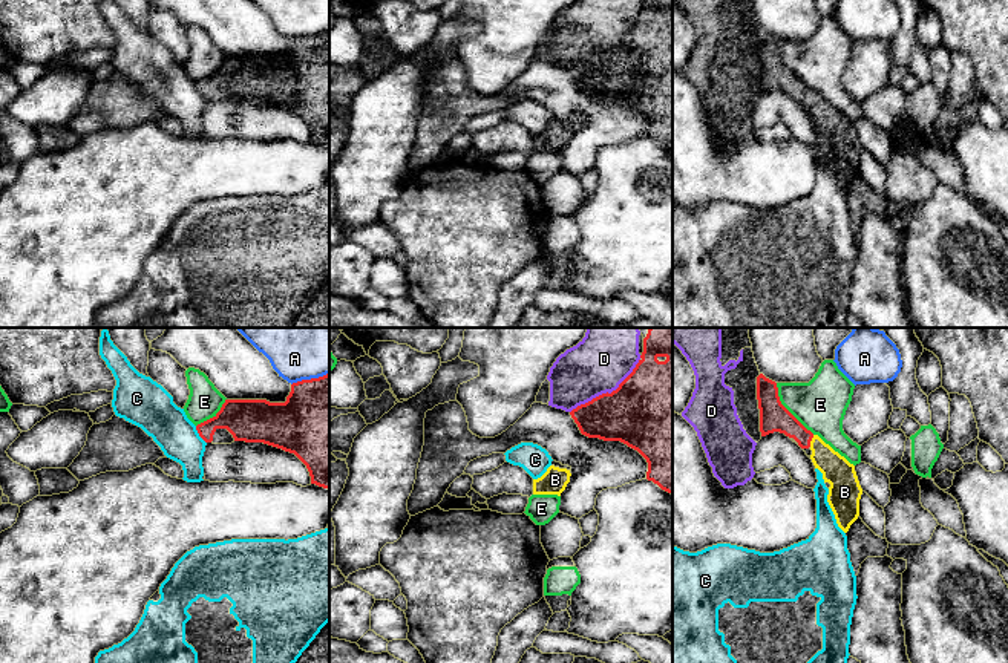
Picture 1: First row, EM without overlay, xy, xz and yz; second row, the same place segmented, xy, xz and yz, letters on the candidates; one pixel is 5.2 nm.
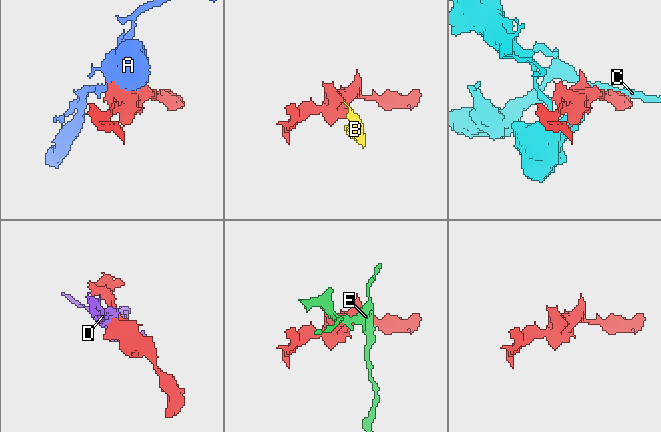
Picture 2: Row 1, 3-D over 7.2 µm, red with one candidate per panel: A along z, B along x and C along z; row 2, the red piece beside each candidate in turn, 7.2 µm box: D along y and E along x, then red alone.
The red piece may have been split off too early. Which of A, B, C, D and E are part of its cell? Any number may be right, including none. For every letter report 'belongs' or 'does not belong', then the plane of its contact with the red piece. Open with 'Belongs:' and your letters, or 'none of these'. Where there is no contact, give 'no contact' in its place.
Belongs: B
A: does not belong; contact in xy
B: belongs; contact in yz
C: does not belong; contact in xy
D: does not belong; contact in xz
E: does not belong; contact in yz

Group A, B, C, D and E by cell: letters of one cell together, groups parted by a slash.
A / B / C / D / E

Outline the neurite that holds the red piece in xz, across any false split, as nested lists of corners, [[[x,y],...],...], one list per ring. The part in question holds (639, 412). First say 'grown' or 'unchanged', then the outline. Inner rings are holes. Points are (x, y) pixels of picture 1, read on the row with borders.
unchanged | [[[650,328],[633,372],[611,394],[602,394],[570,412],[582,435],[620,441],[648,462],[646,479],[673,495],[673,328]]]

